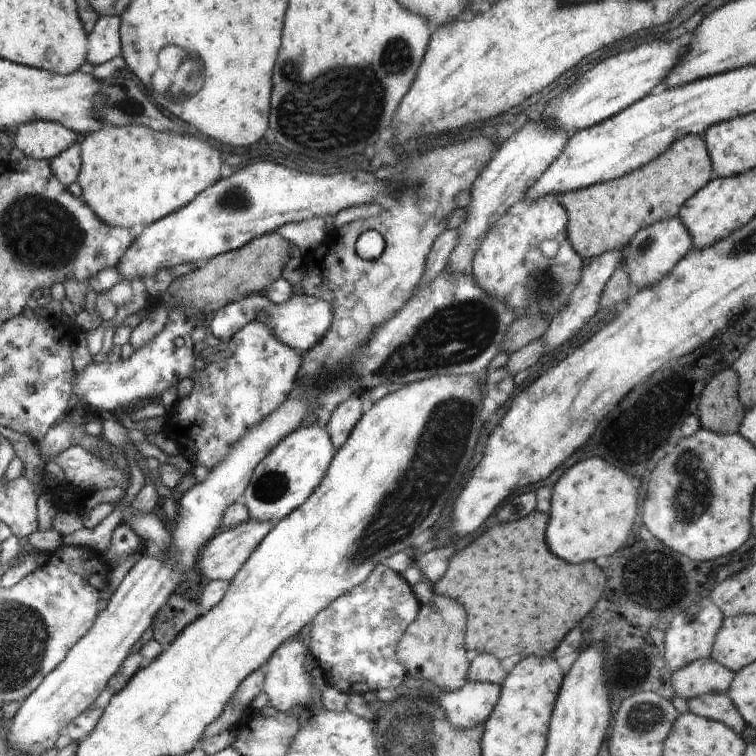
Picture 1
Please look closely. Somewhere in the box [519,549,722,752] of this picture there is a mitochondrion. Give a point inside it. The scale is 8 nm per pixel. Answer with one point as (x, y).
(644, 717)

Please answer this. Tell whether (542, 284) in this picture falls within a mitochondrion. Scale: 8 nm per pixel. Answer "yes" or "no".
yes

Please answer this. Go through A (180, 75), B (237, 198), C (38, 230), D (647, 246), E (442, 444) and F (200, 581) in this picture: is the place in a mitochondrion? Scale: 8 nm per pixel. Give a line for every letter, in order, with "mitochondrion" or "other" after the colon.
A: mitochondrion
B: mitochondrion
C: mitochondrion
D: mitochondrion
E: mitochondrion
F: other

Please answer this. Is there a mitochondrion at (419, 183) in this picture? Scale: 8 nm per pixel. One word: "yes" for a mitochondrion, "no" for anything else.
yes

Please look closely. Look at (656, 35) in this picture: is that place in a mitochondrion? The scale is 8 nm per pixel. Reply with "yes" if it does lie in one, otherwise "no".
no

